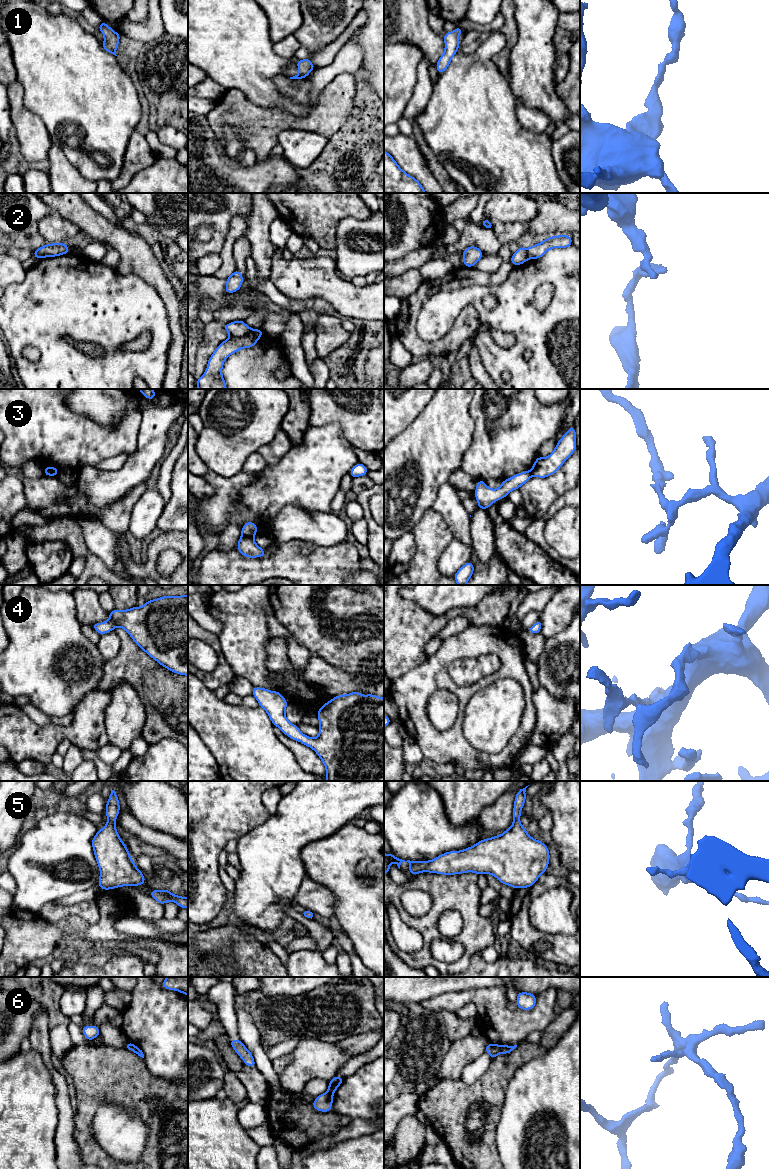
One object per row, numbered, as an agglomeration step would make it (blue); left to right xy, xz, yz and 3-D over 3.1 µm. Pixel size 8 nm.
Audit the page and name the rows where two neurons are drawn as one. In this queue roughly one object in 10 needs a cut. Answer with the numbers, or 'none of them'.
2, 3, 6

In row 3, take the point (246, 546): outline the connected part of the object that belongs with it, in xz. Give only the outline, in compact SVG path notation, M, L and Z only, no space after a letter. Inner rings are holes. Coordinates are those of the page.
M241 536L238 540L237 550L247 558L264 557L266 552L259 547L253 537Z

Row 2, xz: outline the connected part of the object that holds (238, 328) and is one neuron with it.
M237 320L231 323L227 323L224 326L225 330L230 336L241 337L251 331L251 328L244 323L243 320Z

